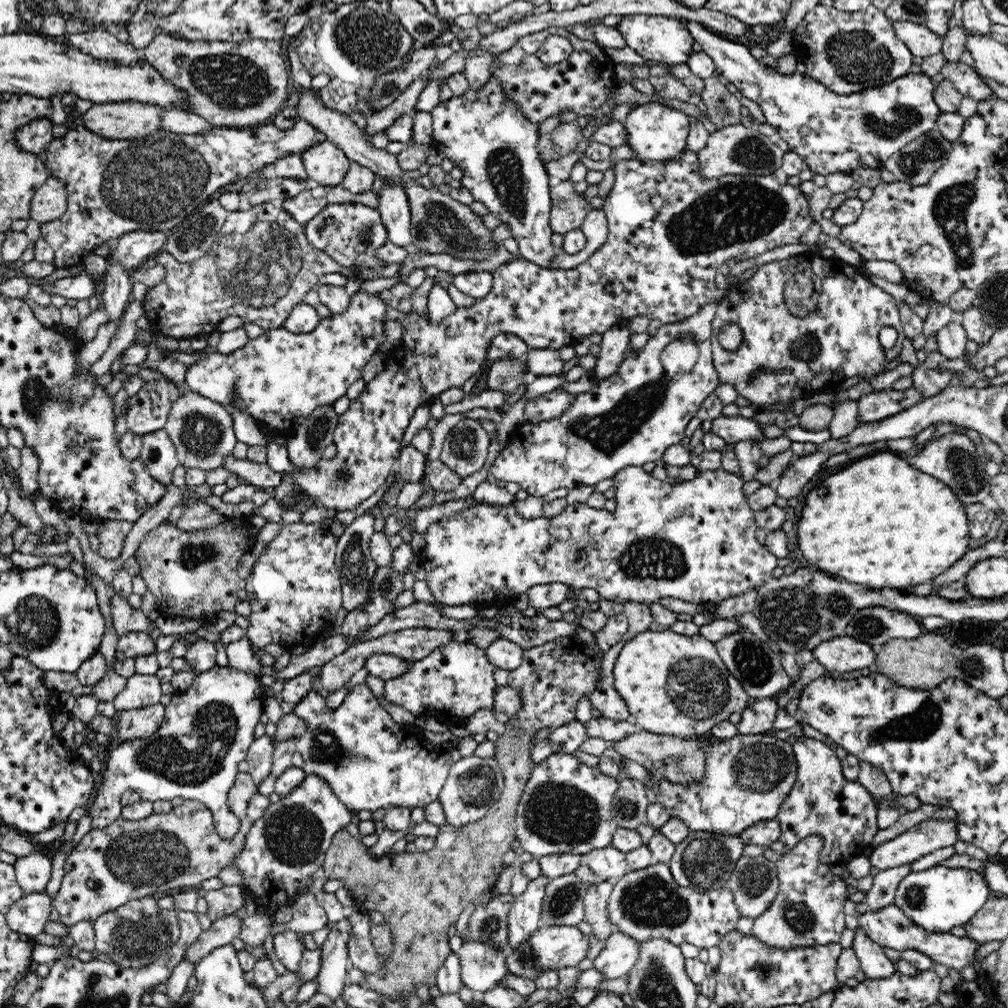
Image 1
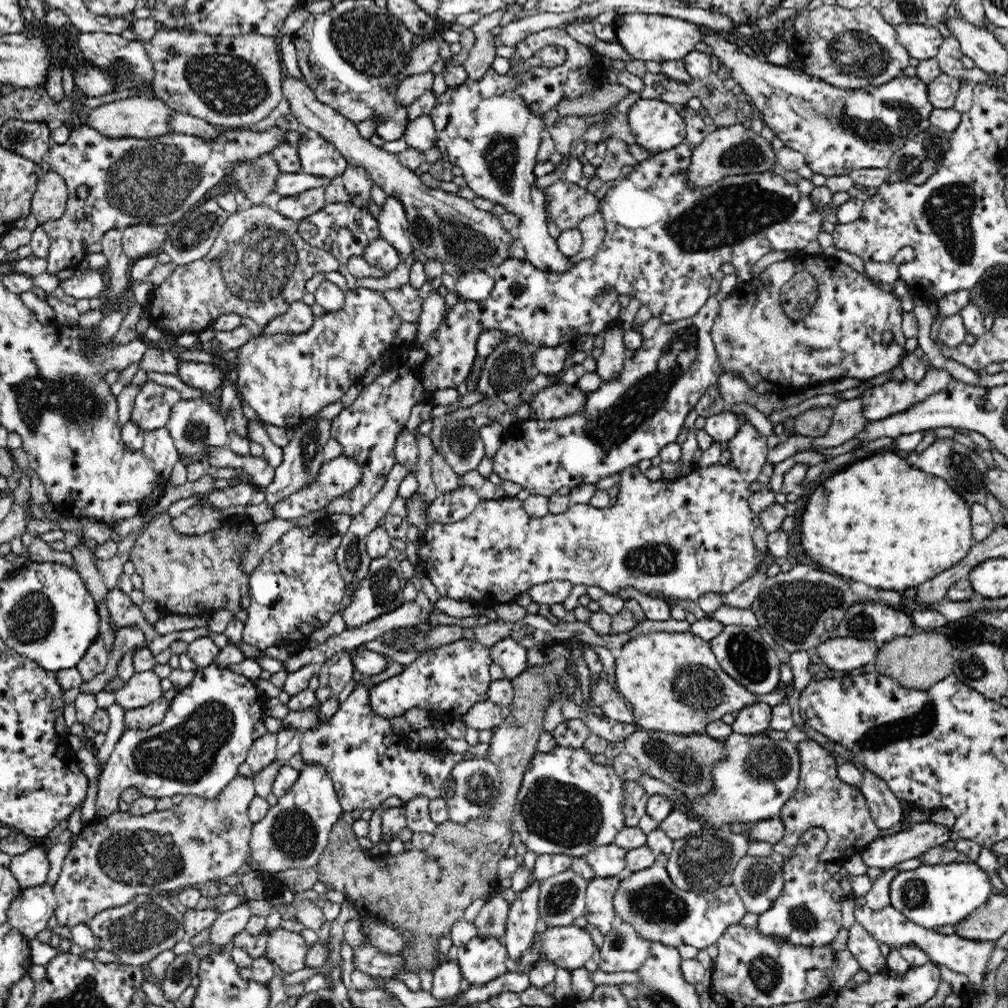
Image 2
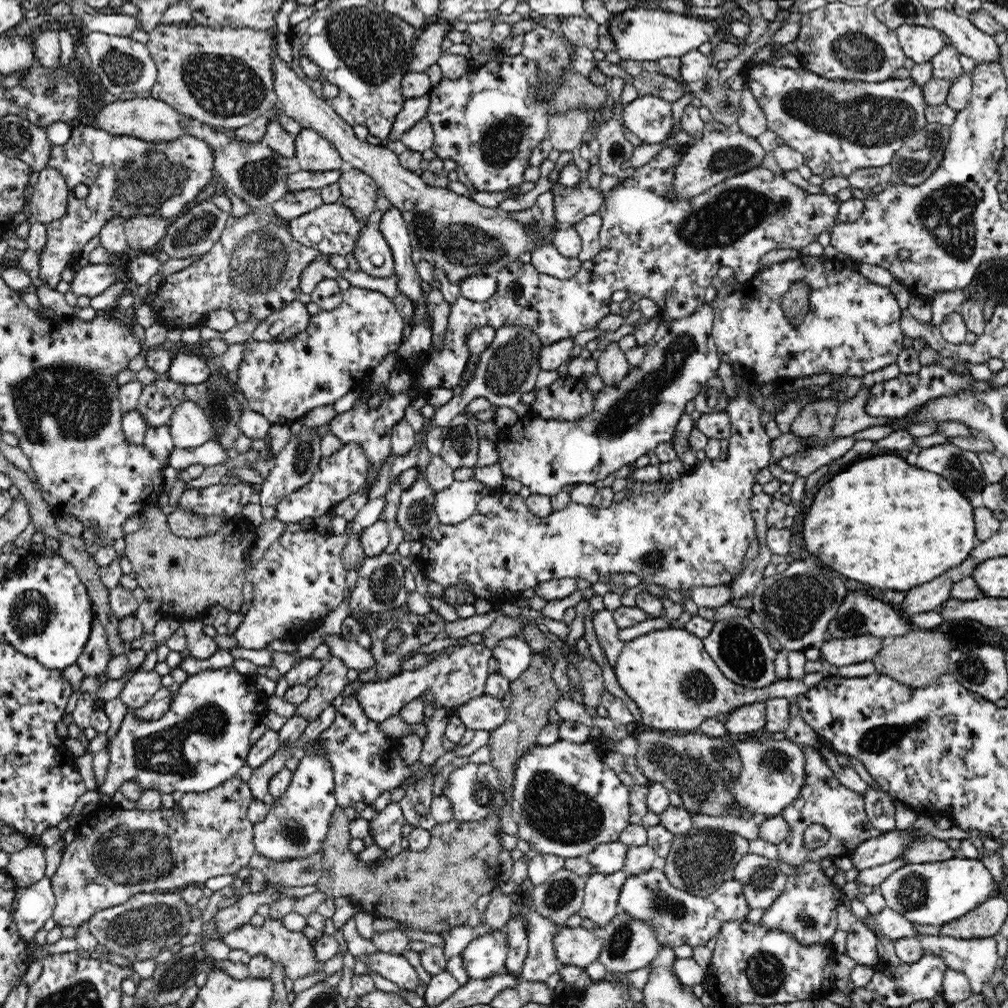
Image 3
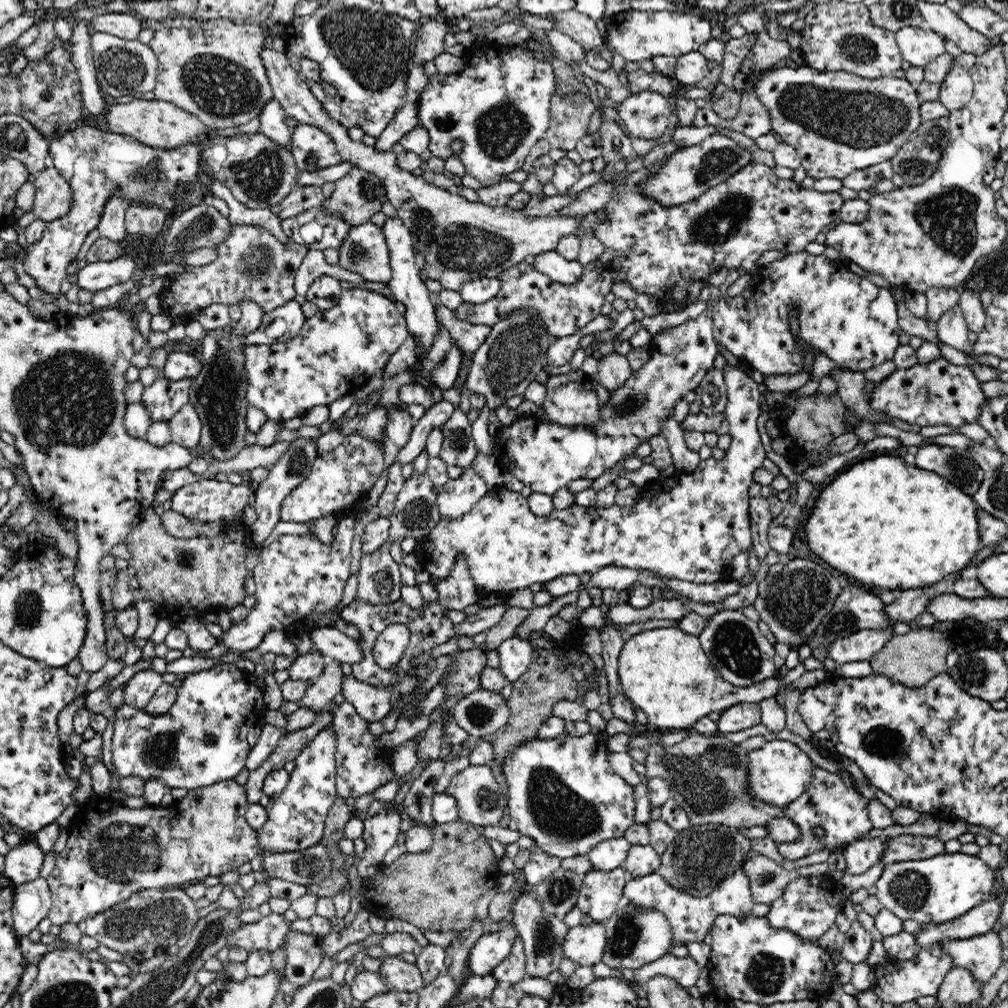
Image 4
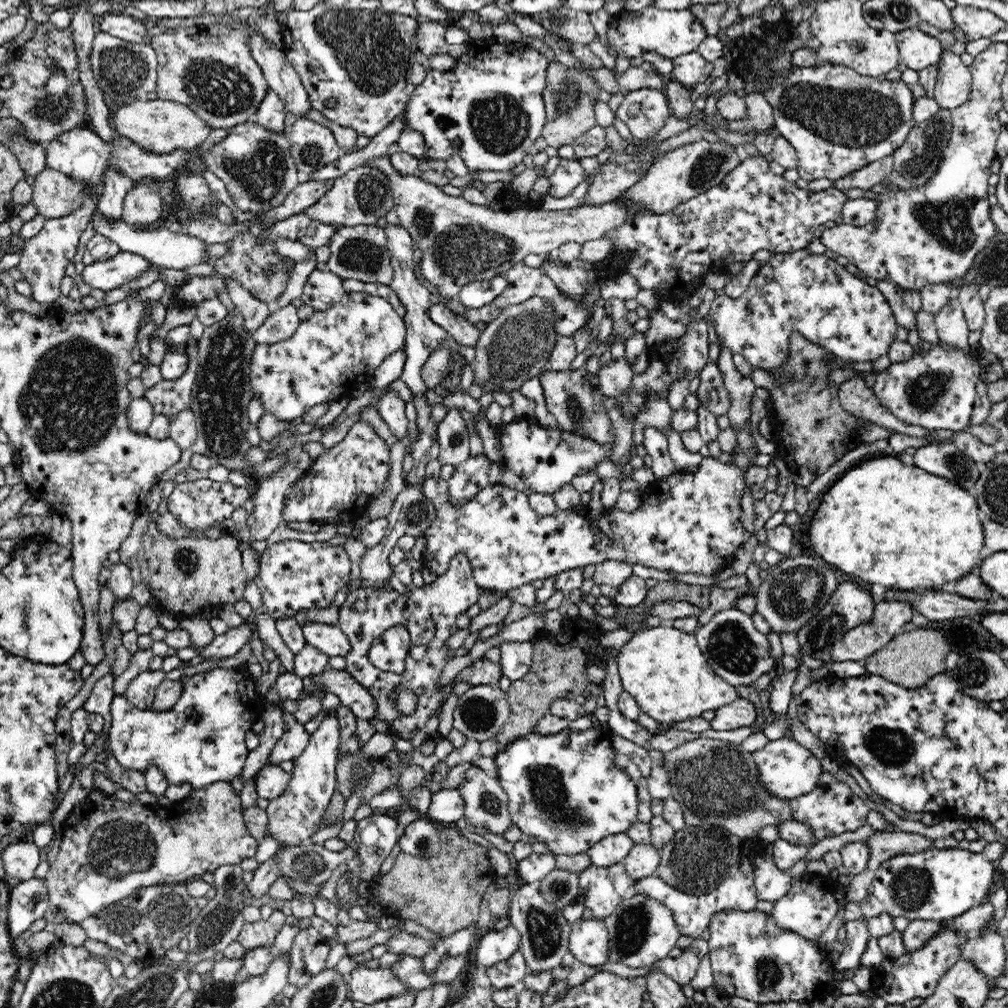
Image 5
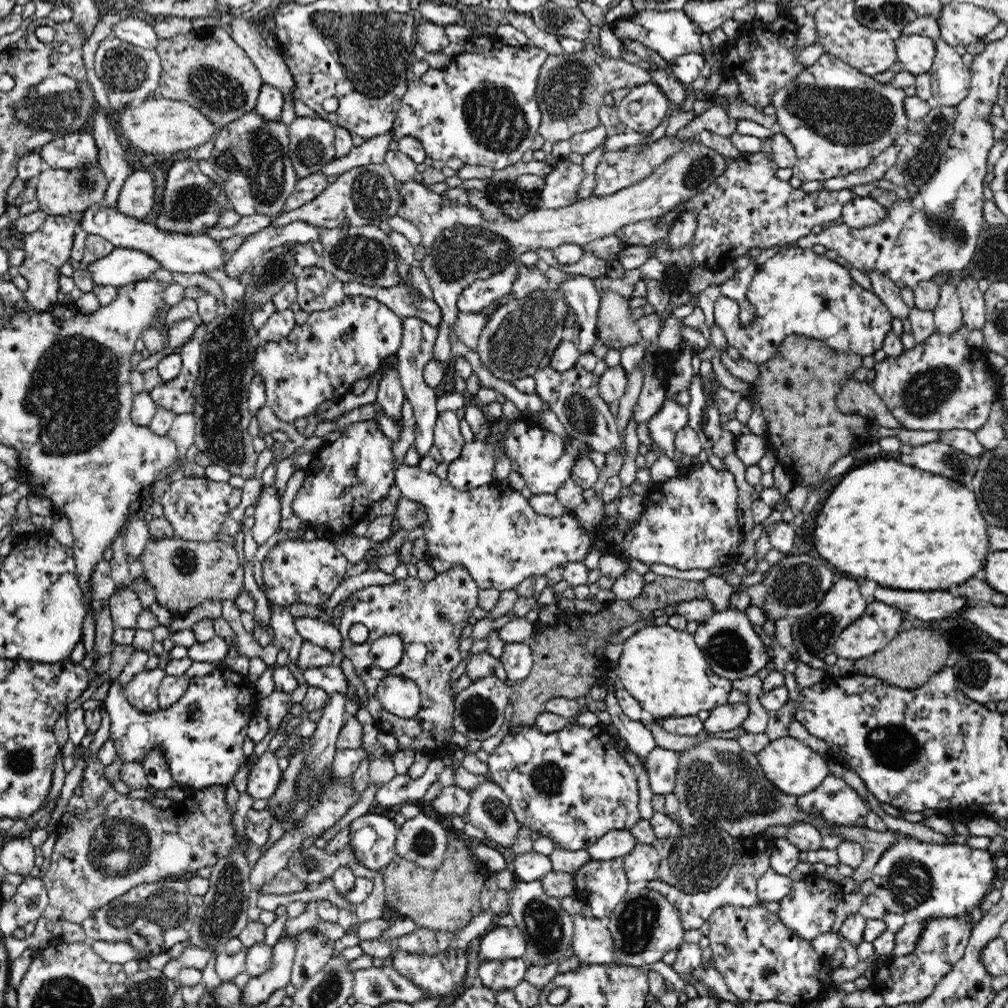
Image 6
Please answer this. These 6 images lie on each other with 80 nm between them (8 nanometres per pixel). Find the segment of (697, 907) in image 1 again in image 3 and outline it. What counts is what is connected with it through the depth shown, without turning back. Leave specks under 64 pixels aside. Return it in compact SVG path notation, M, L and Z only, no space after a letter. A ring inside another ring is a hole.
M655 869L628 876L622 885L617 904L621 912L627 912L636 920L651 922L664 947L681 944L704 946L710 938L715 938L724 921L744 921L751 911L743 893L743 884L737 878L726 880L710 896L701 897L672 886L664 872Z

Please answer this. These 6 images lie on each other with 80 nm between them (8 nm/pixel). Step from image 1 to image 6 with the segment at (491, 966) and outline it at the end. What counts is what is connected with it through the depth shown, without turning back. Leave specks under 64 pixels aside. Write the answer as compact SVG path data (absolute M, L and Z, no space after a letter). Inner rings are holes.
M495 925L481 938L479 958L481 960L508 960L524 958L525 935L517 925Z

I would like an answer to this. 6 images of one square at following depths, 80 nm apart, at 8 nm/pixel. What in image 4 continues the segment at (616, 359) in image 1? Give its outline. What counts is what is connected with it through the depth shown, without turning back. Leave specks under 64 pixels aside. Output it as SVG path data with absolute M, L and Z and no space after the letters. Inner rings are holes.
M612 353L601 358L596 379L610 394L614 394L618 388L626 386L632 374L633 371L626 355Z

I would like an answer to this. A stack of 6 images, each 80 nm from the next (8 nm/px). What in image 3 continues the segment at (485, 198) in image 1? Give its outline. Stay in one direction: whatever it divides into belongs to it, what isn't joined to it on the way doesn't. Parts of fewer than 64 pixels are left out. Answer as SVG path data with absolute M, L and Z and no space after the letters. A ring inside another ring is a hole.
M499 53L480 66L470 67L466 74L456 80L442 76L430 88L427 95L430 105L425 119L434 132L431 149L436 153L438 161L456 161L468 175L474 191L498 192L514 189L525 182L522 176L529 167L529 158L534 148L547 137L551 103L549 80L540 72L535 60L526 58L521 53L513 56ZM542 246L532 252L531 263L542 274L555 276L560 280L571 279L580 268L582 262L578 257L566 258L553 246Z

